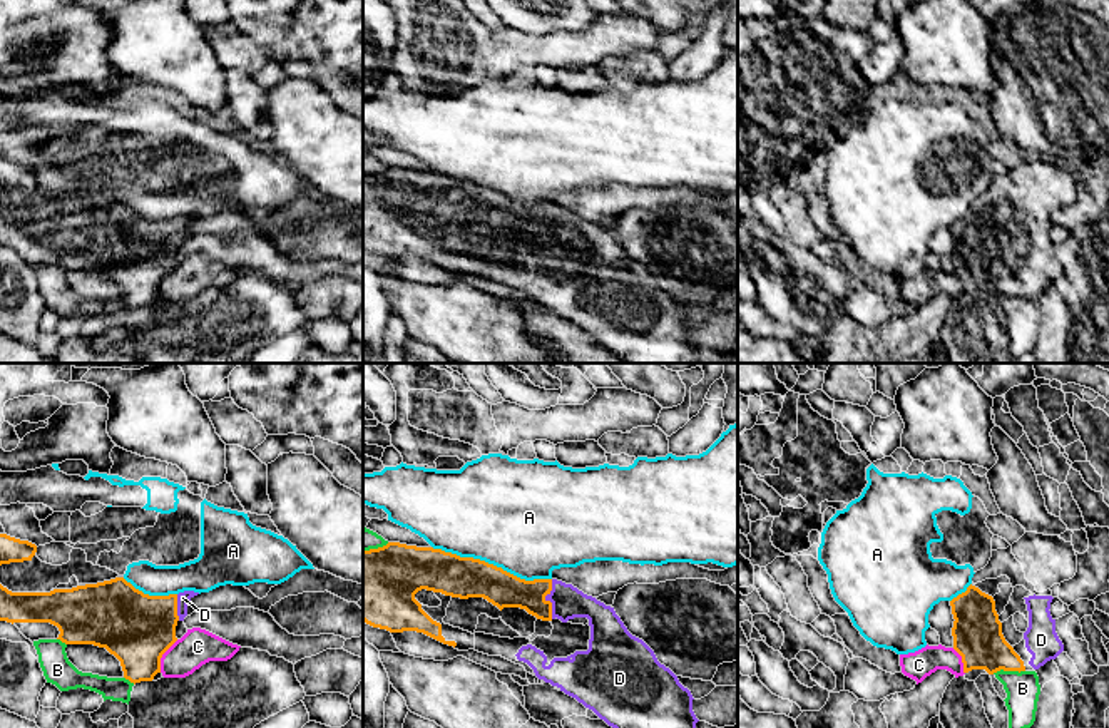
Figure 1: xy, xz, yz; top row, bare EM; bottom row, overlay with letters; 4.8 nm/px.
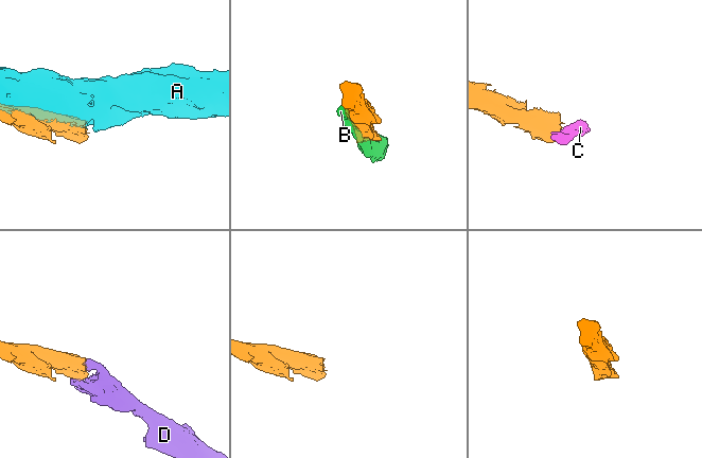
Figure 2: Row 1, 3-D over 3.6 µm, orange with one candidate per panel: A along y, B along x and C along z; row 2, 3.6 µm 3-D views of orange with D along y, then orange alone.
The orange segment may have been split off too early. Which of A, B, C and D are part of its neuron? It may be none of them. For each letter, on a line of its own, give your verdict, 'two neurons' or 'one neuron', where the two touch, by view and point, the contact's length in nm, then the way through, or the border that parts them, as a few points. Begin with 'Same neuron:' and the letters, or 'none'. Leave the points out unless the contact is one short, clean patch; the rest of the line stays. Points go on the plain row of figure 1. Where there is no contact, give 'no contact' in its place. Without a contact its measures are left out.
Same neuron: D
A: two neurons | xz (492, 189) | 600 nm
B: two neurons | yz (1007, 295) | 160 nm
C: two neurons | xy (161, 281) | 180 nm | along xy (178, 265), (163, 280), (159, 297)
D: one neuron | xz (547, 226) | 190 nm

